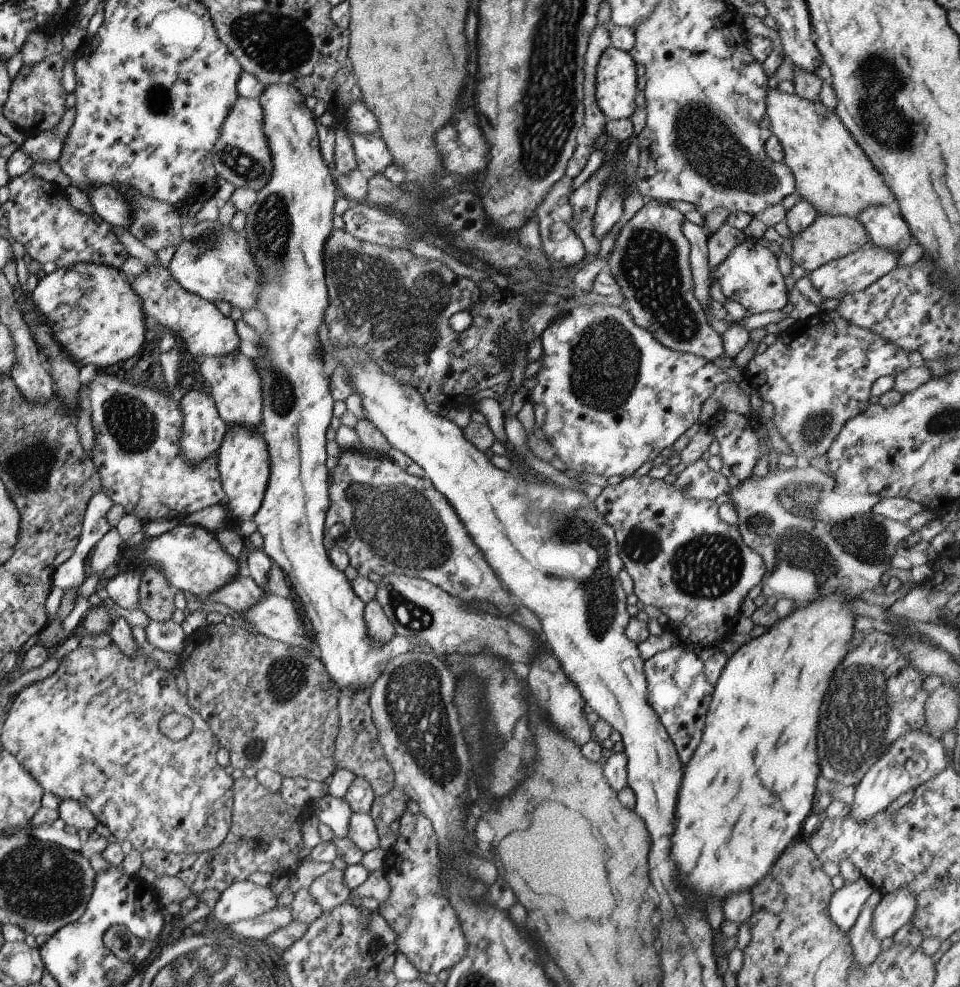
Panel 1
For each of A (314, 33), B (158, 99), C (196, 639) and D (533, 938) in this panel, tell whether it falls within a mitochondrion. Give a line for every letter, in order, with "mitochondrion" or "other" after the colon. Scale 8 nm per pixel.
A: other
B: mitochondrion
C: other
D: other

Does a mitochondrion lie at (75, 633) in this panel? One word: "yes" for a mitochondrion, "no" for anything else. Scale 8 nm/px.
no

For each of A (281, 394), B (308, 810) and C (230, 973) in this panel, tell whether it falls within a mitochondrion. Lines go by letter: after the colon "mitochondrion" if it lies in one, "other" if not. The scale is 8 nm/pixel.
A: mitochondrion
B: other
C: mitochondrion

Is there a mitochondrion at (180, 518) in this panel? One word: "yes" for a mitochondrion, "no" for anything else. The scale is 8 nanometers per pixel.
no

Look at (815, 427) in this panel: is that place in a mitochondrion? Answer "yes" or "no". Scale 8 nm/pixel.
yes

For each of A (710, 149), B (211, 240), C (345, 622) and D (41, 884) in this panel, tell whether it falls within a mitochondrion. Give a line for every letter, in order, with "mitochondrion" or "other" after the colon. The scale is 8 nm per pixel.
A: mitochondrion
B: mitochondrion
C: other
D: mitochondrion

